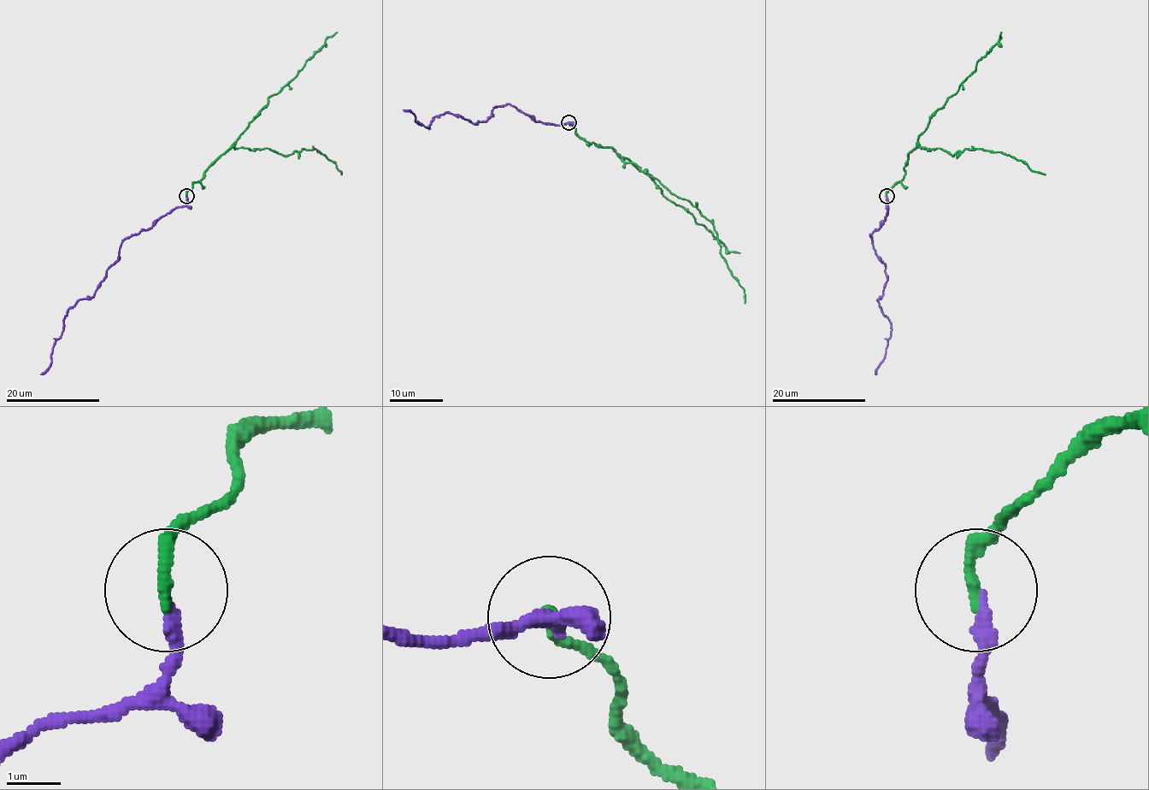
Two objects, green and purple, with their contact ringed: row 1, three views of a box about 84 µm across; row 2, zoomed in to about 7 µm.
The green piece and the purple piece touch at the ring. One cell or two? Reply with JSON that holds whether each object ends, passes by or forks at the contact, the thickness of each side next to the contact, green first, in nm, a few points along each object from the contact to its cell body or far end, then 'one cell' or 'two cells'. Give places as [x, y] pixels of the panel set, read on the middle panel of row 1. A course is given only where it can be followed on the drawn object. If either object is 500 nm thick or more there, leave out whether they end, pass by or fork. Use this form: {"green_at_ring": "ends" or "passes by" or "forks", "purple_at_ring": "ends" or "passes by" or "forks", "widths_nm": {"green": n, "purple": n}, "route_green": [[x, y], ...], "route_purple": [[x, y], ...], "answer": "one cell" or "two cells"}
{"green_at_ring": "ends", "purple_at_ring": "ends", "widths_nm": {"green": 240, "purple": 220}, "route_green": [[568, 123], [590, 144], [609, 147], [685, 198], [713, 225], [722, 258], [744, 289], [745, 303]], "route_purple": [[568, 123], [535, 121], [513, 106], [496, 106], [486, 120], [477, 123], [445, 112], [427, 128], [403, 109]], "answer": "one cell"}

